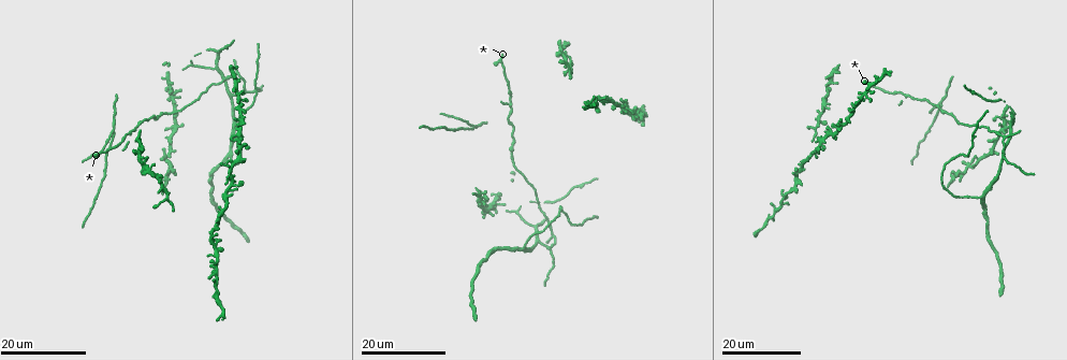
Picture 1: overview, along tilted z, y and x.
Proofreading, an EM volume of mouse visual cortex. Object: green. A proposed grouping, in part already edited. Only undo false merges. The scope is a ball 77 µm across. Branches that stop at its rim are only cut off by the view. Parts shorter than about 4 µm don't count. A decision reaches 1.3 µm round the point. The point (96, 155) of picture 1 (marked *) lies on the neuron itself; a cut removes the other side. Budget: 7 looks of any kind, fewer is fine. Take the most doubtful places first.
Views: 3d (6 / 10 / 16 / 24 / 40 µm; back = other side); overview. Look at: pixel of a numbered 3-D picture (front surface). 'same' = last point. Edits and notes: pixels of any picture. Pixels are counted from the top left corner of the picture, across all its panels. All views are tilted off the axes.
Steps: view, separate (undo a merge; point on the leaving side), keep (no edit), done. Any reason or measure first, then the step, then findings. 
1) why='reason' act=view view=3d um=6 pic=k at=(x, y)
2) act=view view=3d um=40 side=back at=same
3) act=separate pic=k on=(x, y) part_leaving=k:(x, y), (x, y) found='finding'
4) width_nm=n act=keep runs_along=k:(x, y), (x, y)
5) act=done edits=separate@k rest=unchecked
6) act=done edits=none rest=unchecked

why='a fork' act=view view=3d um=24 pic=1 at=(981, 196)

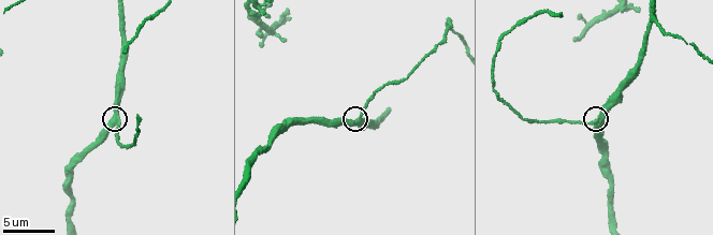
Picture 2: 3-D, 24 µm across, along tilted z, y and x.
why='zoom in' act=view view=3d um=10 pic=2 at=(596, 121)

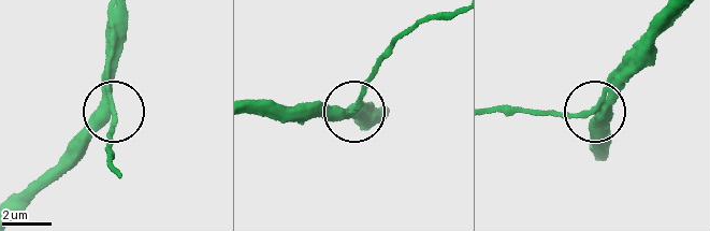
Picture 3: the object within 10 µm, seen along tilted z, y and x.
width_nm=310 act=keep found='continuous, no second neuron'

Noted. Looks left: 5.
why='three arms meet' act=view view=3d um=24 pic=1 at=(939, 100)

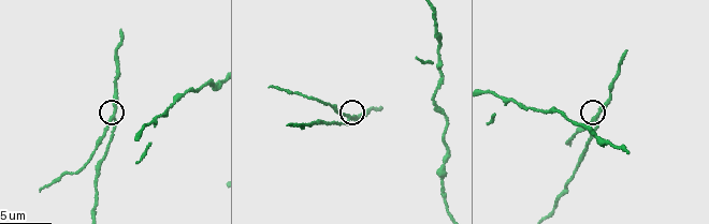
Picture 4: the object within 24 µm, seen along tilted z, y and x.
act=view view=3d um=6 pic=4 at=(347, 115)

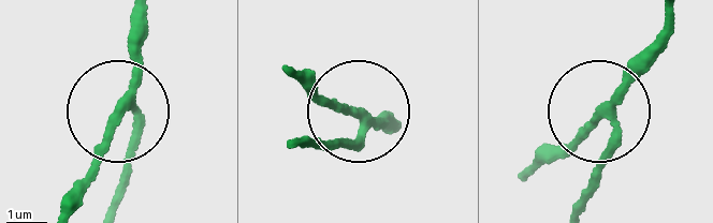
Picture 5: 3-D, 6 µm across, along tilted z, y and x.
width_nm=210 act=keep found='continuous, no second neuron'

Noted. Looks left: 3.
why='three arms meet' act=view view=3d um=10 pic=2 at=(654, 18)

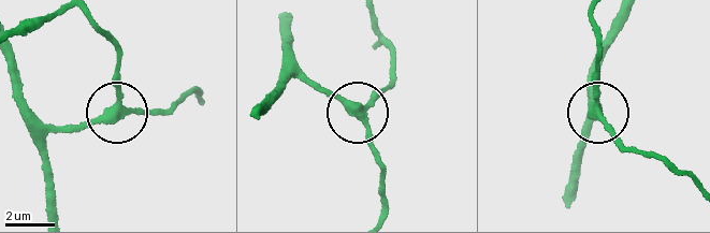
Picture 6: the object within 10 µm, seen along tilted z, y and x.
act=keep runs_along=6:(368, 10), (388, 49), (389, 81), (362, 112), (386, 165) found='continuous, no second neuron'

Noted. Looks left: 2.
why='three arms meet' act=view view=3d um=24 pic=1 at=(210, 233)

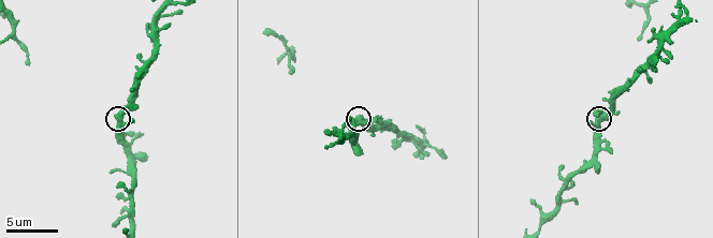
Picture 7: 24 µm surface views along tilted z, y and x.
act=view view=3d um=6 pic=7 at=(600, 121)

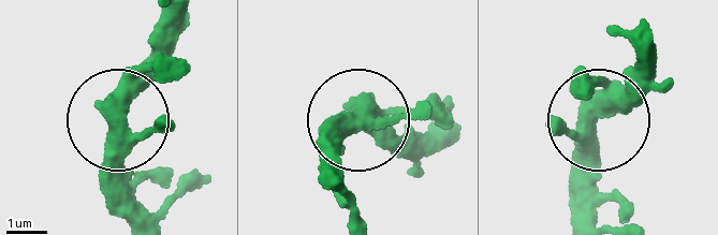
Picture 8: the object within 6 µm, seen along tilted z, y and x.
act=keep found='one neuron here'

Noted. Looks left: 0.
act=done edits=none rest=unchecked

